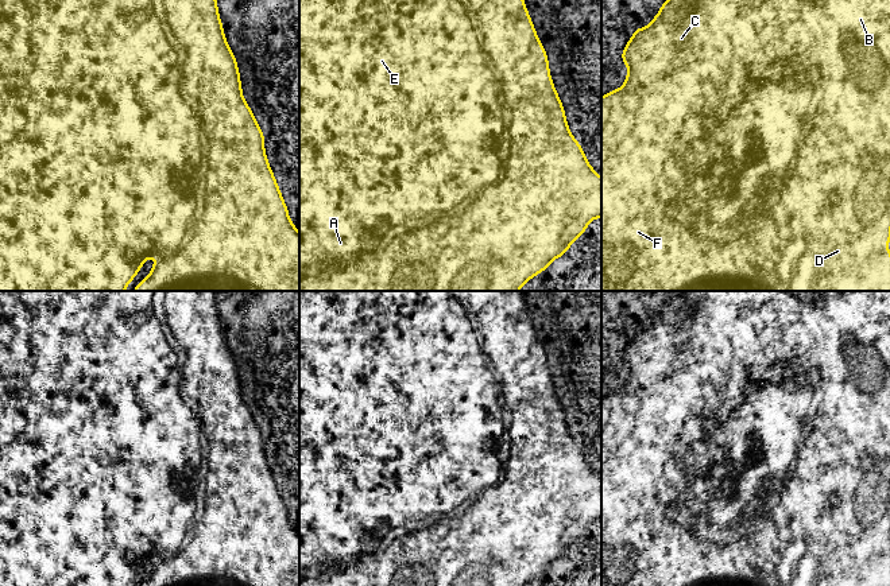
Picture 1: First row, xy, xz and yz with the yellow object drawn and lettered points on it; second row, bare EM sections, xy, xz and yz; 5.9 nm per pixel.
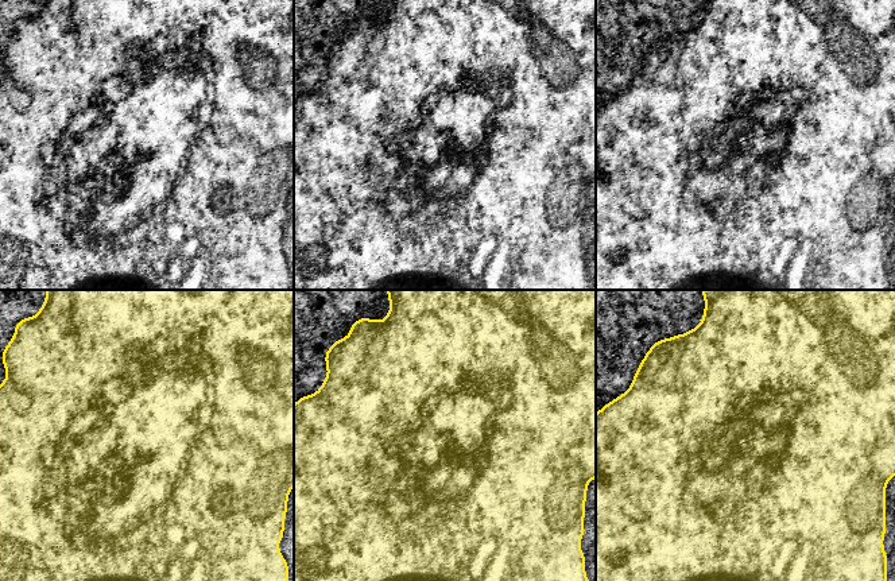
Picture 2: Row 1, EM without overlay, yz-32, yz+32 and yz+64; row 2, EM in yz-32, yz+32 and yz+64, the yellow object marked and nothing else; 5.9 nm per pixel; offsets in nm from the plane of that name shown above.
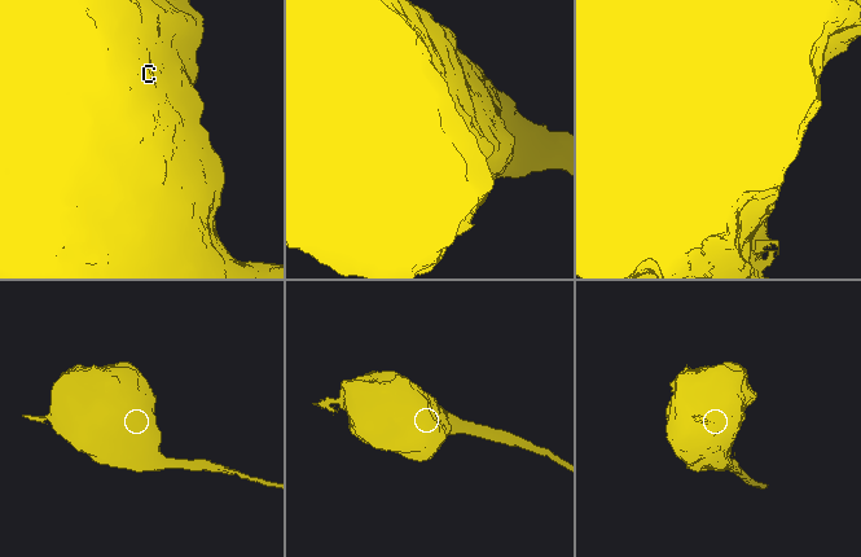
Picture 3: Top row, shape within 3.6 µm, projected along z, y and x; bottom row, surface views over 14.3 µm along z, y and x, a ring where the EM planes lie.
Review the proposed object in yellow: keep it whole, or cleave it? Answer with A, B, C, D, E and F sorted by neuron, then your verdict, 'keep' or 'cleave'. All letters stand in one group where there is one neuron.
A B C D E F; keep

